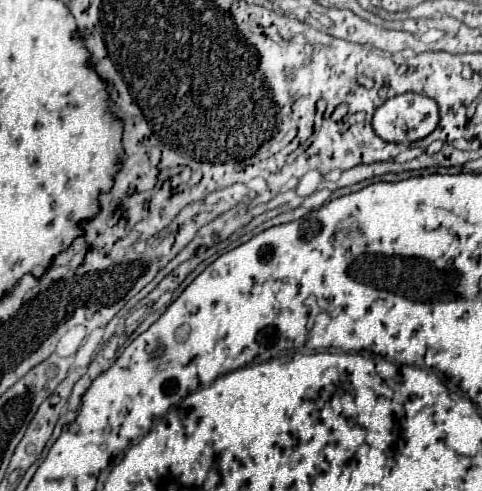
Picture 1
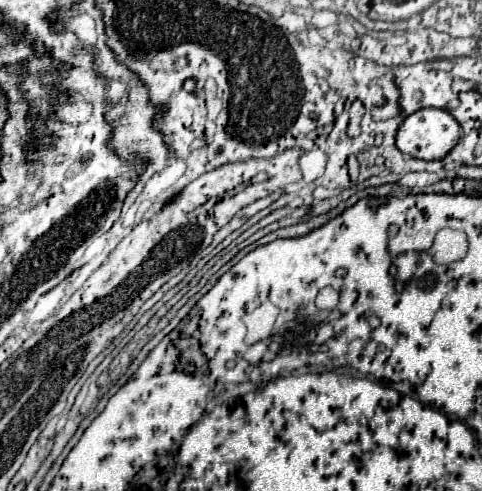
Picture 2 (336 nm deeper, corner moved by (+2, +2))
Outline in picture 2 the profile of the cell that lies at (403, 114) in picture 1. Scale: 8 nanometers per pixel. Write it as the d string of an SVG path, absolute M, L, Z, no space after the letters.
M439 108L407 116L397 132L397 148L419 160L443 160L459 142L459 122Z

